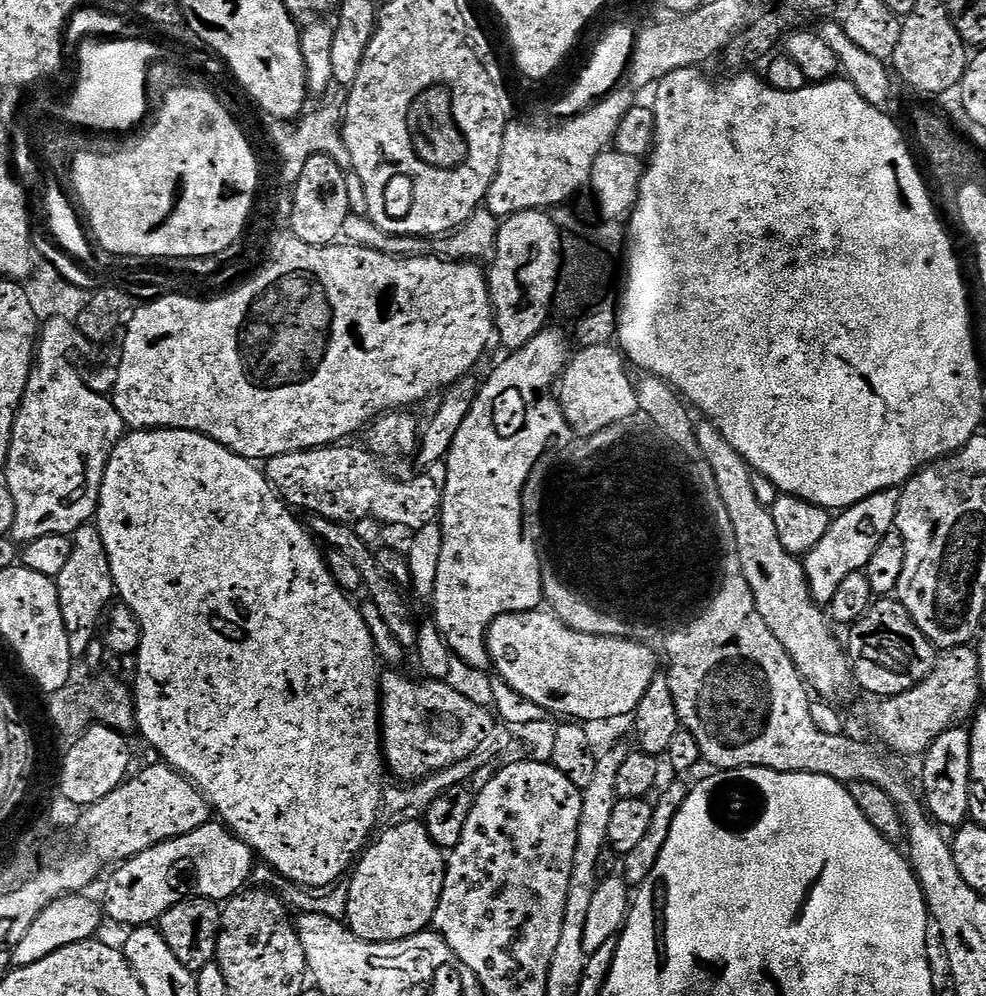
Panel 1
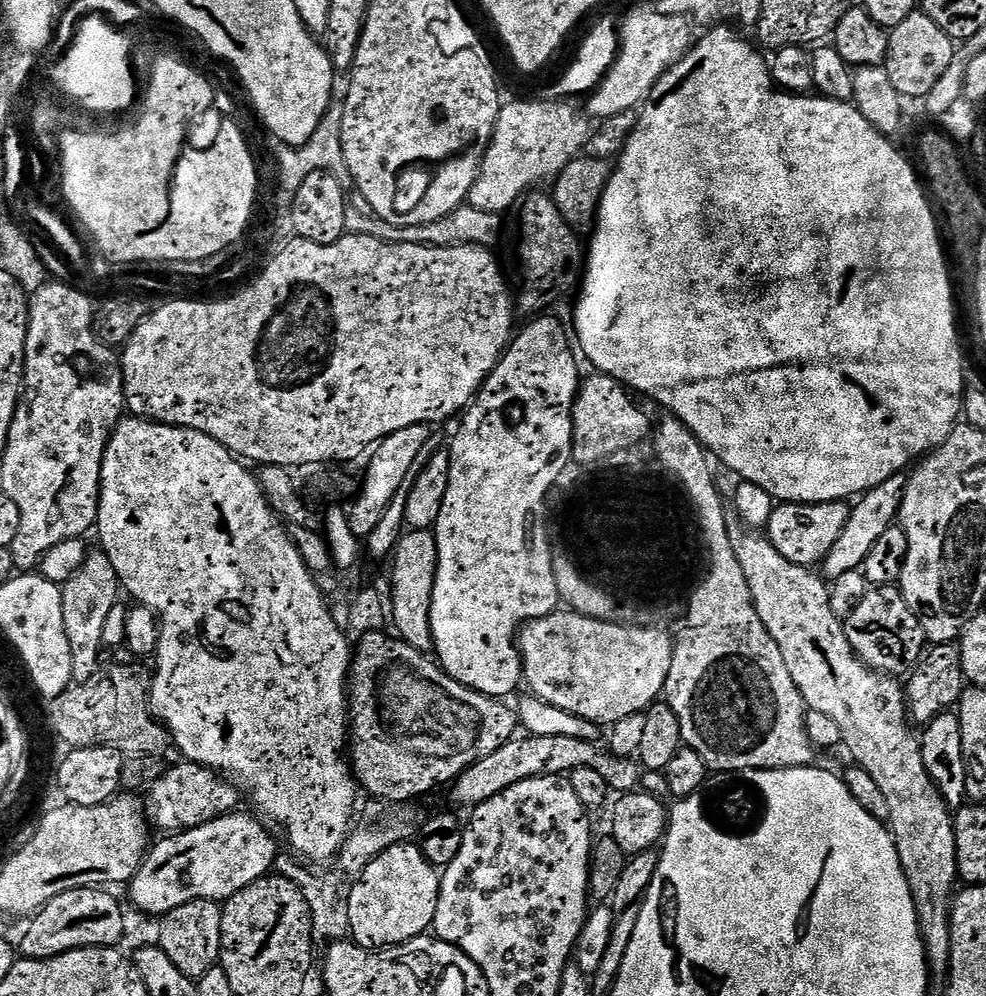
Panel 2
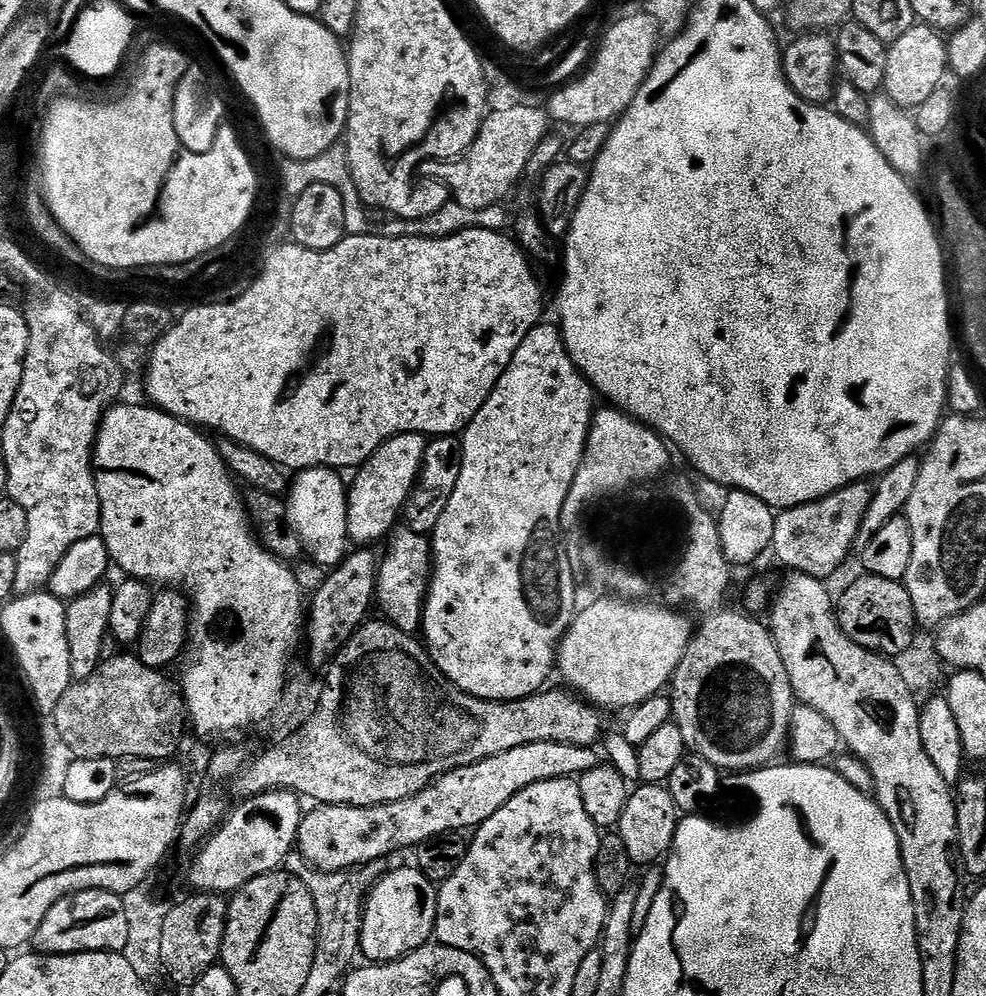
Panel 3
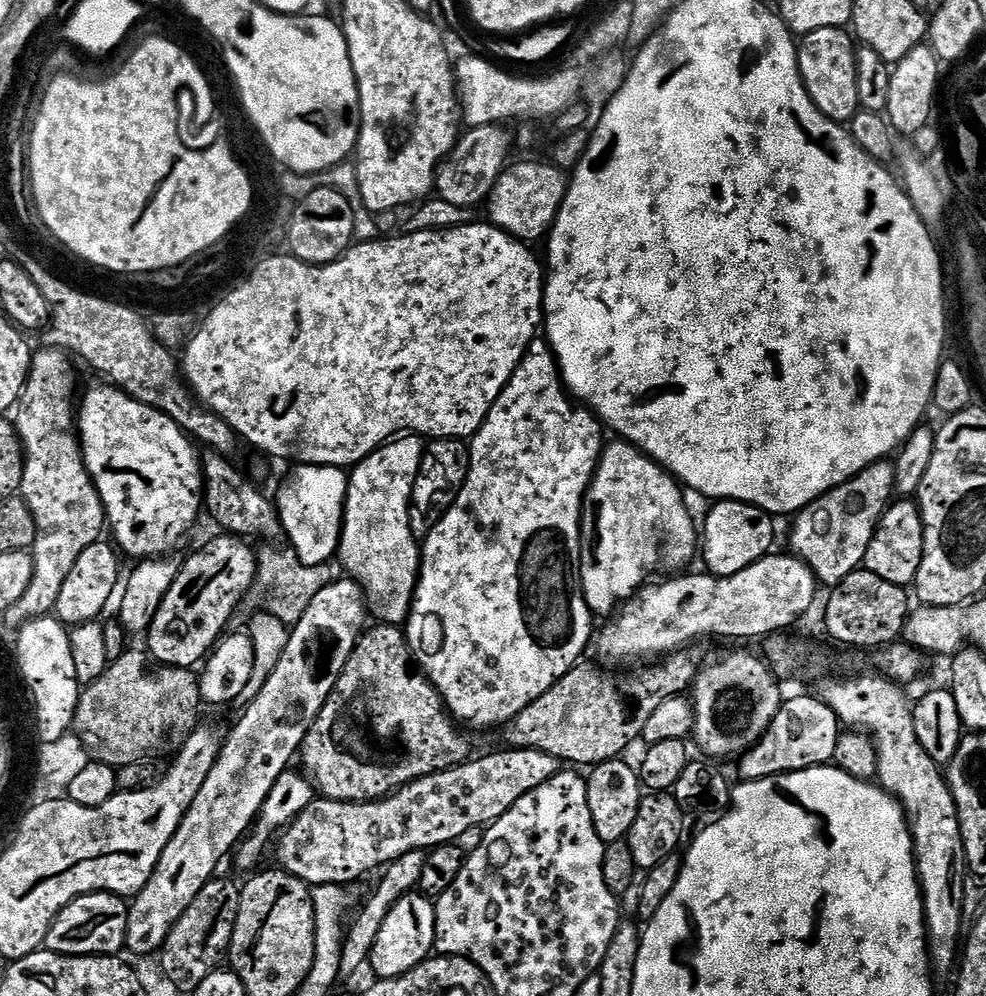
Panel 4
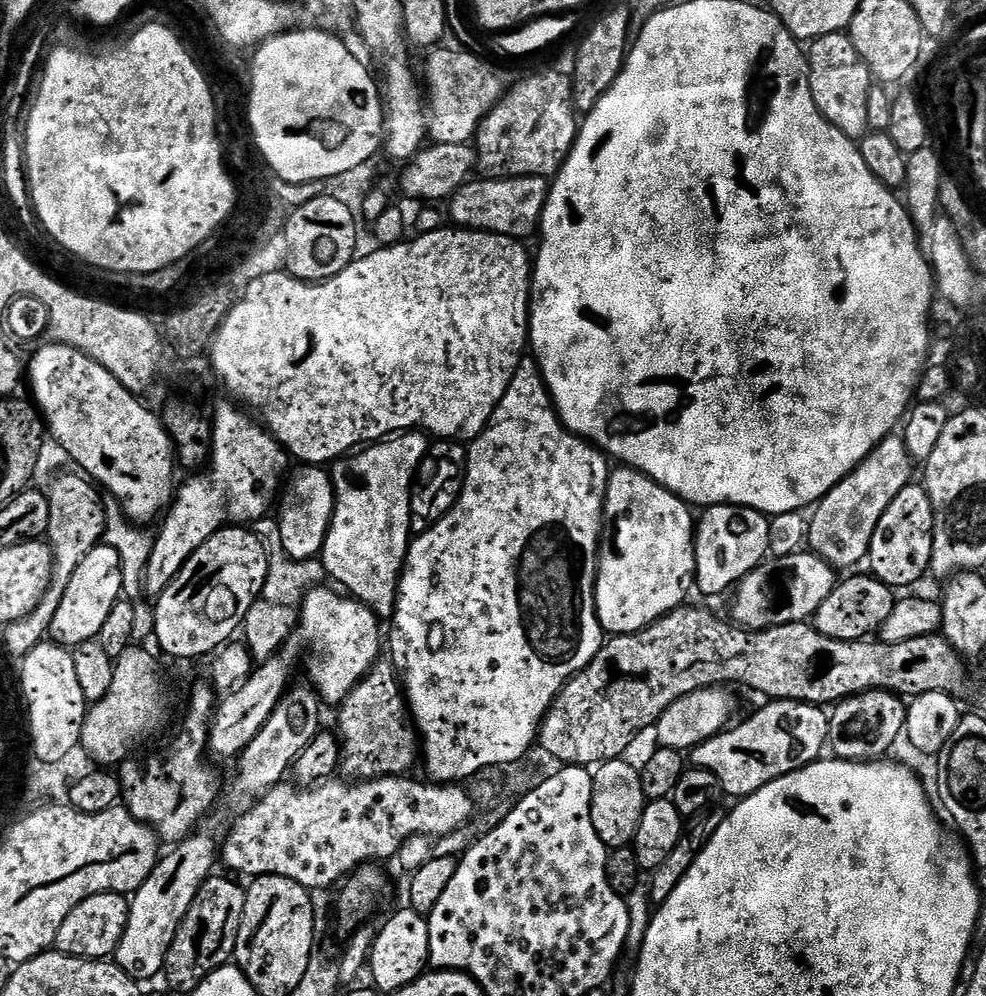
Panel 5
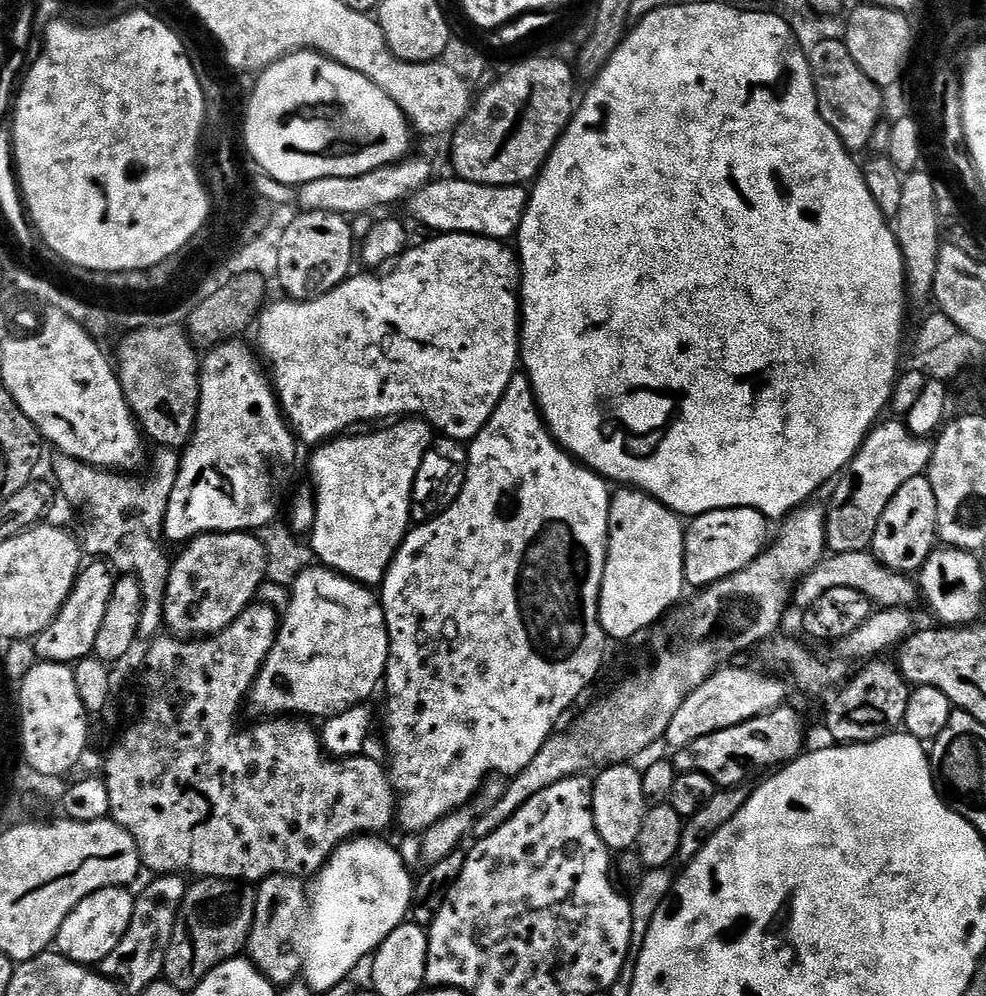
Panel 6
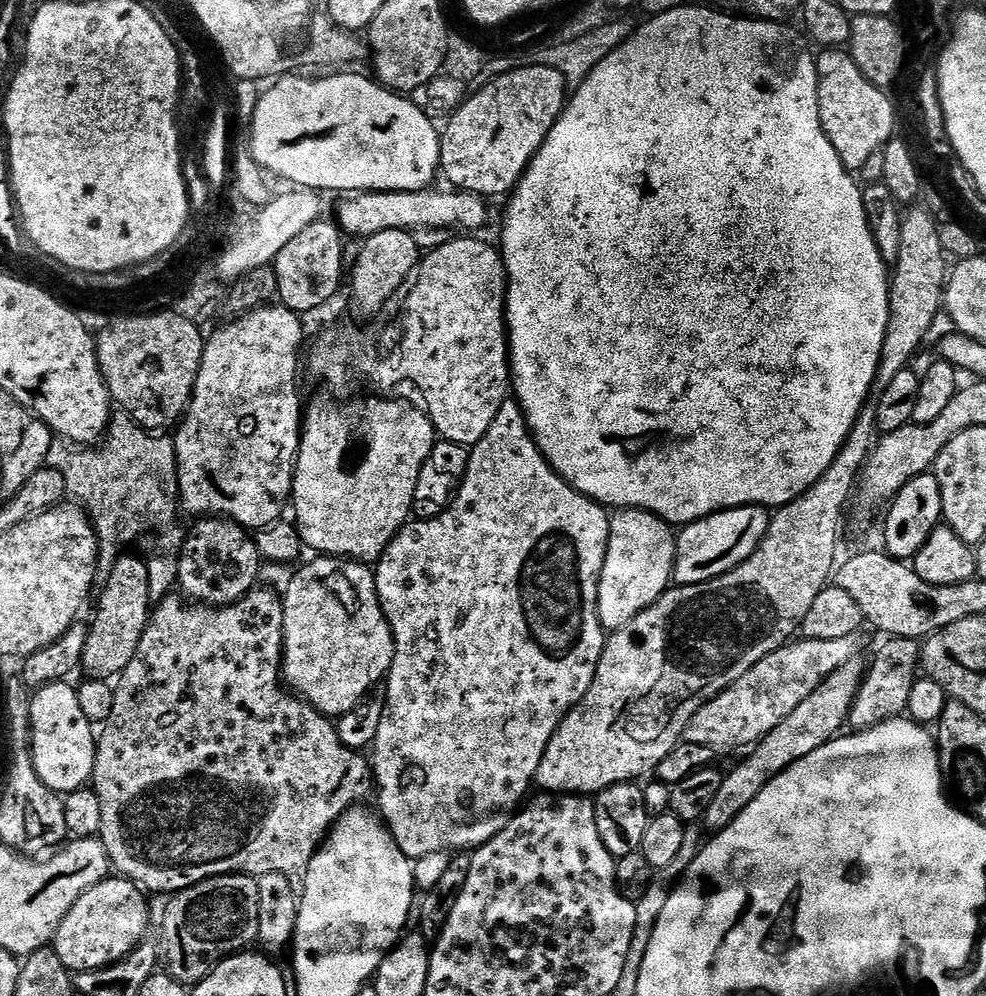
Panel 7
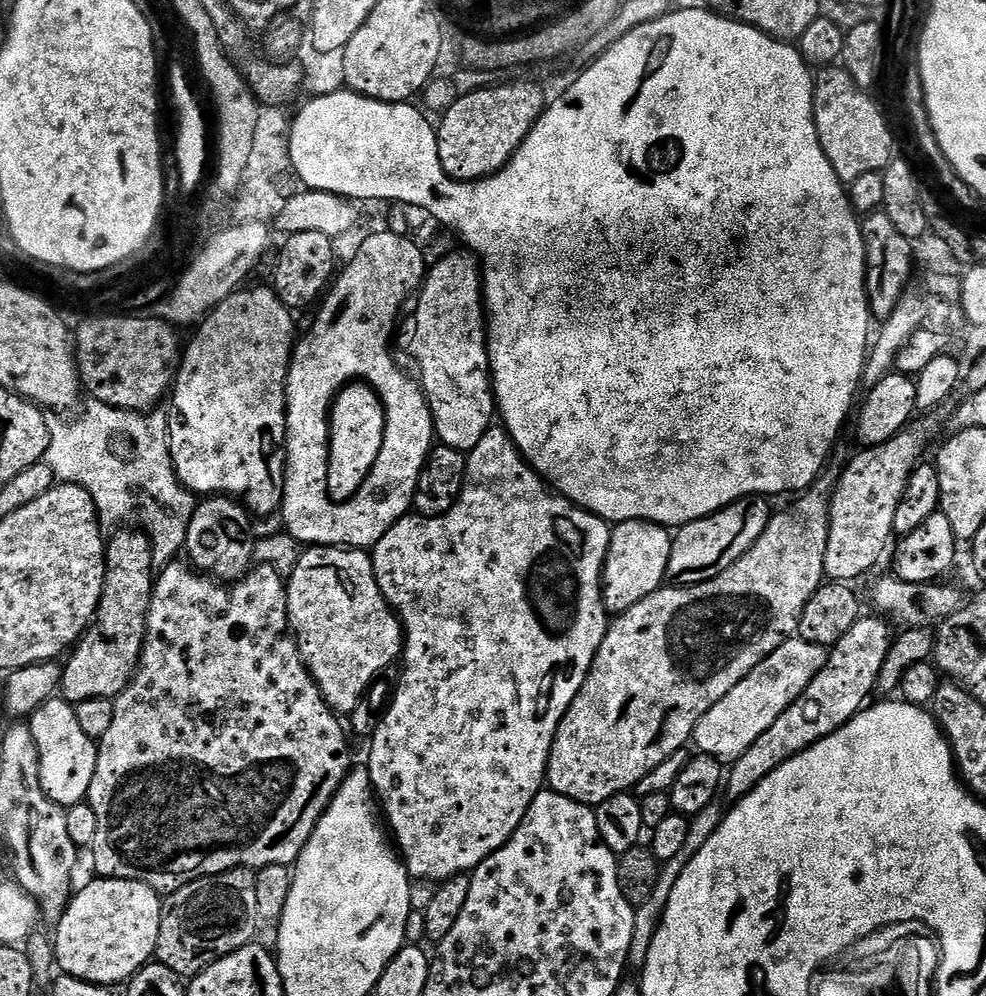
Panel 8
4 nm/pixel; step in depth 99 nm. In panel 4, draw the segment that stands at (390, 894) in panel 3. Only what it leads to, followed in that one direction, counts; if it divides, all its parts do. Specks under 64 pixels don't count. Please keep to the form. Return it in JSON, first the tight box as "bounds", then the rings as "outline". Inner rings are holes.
{"bounds":[370,890,436,980],"outline":[[[413,890],[401,897],[386,914],[382,928],[378,932],[370,957],[373,977],[389,980],[398,978],[423,960],[433,955],[436,947],[436,905],[429,897]]]}

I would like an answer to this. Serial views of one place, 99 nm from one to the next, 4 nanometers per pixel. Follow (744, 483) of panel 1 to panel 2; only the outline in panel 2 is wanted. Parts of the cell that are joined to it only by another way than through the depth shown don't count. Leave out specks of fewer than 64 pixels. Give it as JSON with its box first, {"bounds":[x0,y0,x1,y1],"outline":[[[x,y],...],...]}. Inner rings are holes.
{"bounds":[736,535,958,973],"outline":[[[744,535],[748,536],[741,540],[739,537],[736,553],[738,562],[742,562],[742,574],[746,574],[746,582],[750,582],[750,594],[756,603],[758,618],[762,618],[762,626],[766,626],[770,638],[778,642],[778,650],[782,650],[782,658],[786,658],[786,670],[790,670],[790,678],[794,678],[794,686],[798,686],[805,705],[811,711],[830,714],[830,718],[834,718],[843,747],[848,747],[849,754],[857,760],[853,761],[862,769],[863,775],[874,778],[878,790],[882,790],[884,802],[888,806],[890,831],[896,841],[900,869],[906,874],[906,882],[914,898],[928,967],[933,973],[947,973],[952,963],[950,930],[954,893],[958,885],[956,825],[953,813],[948,813],[949,801],[940,795],[924,765],[921,737],[908,729],[910,717],[905,689],[899,679],[875,672],[860,661],[844,633],[844,620],[836,617],[831,610],[830,588],[823,575],[815,576],[812,568],[803,568],[782,558],[782,554],[778,554],[778,550],[774,550],[772,543],[763,535]]]}

